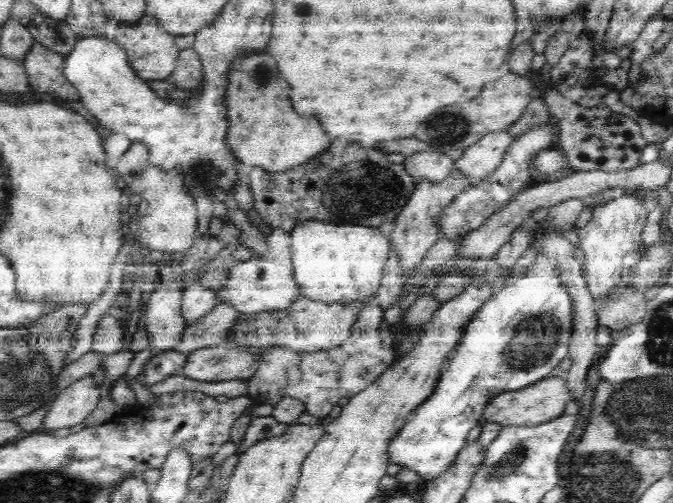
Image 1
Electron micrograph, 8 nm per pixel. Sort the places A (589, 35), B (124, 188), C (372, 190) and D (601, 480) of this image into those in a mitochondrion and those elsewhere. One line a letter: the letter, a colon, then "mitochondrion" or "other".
A: other
B: other
C: mitochondrion
D: mitochondrion

